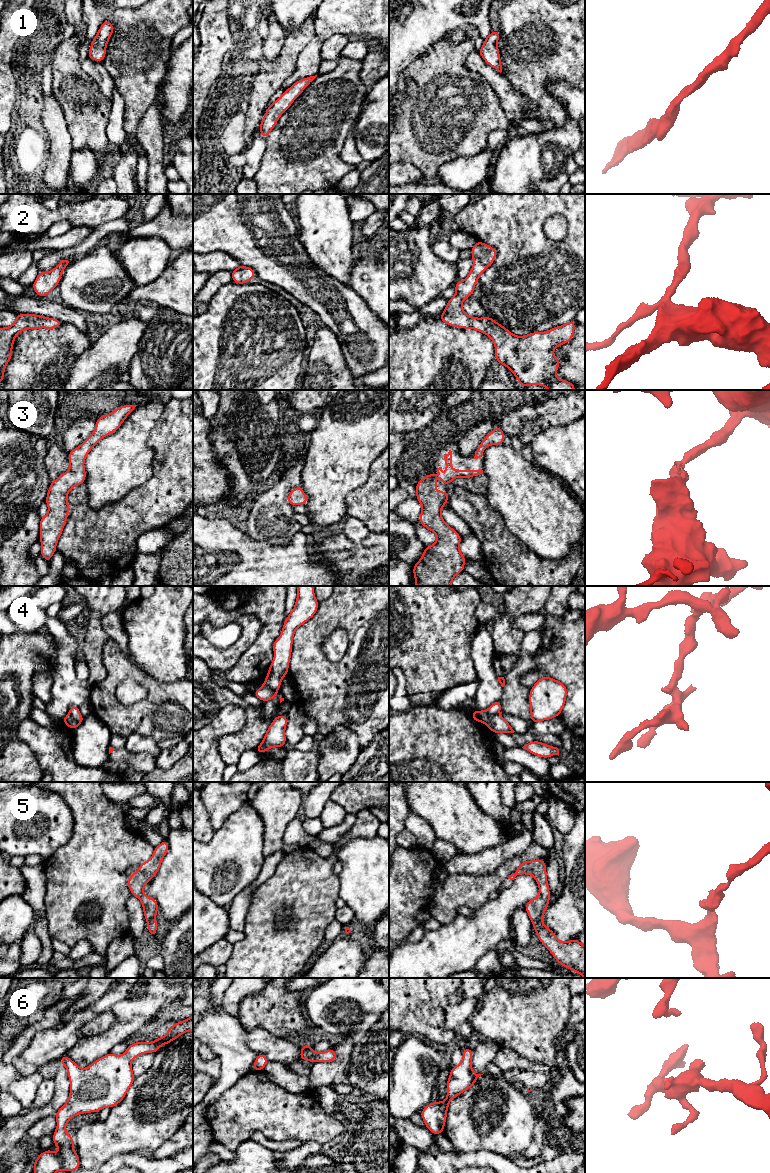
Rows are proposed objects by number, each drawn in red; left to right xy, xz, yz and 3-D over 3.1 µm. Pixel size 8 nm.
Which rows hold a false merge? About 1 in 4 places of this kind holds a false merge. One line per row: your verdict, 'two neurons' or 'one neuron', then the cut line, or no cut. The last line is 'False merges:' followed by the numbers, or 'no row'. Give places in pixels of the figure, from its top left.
1: one neuron; no cut
2: one neuron; no cut
3: one neuron; no cut
4: two neurons; cut in yz along (498, 712), (486, 724)
5: one neuron; no cut
6: one neuron; no cut
False merges: 4

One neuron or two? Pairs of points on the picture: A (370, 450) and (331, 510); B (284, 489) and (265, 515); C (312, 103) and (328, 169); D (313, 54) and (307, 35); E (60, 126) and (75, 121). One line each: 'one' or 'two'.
A: one
B: one
C: one
D: two
E: two

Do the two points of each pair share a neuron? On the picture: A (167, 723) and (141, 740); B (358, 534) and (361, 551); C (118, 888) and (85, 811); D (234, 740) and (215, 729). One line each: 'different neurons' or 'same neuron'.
A: different neurons
B: different neurons
C: same neuron
D: different neurons

